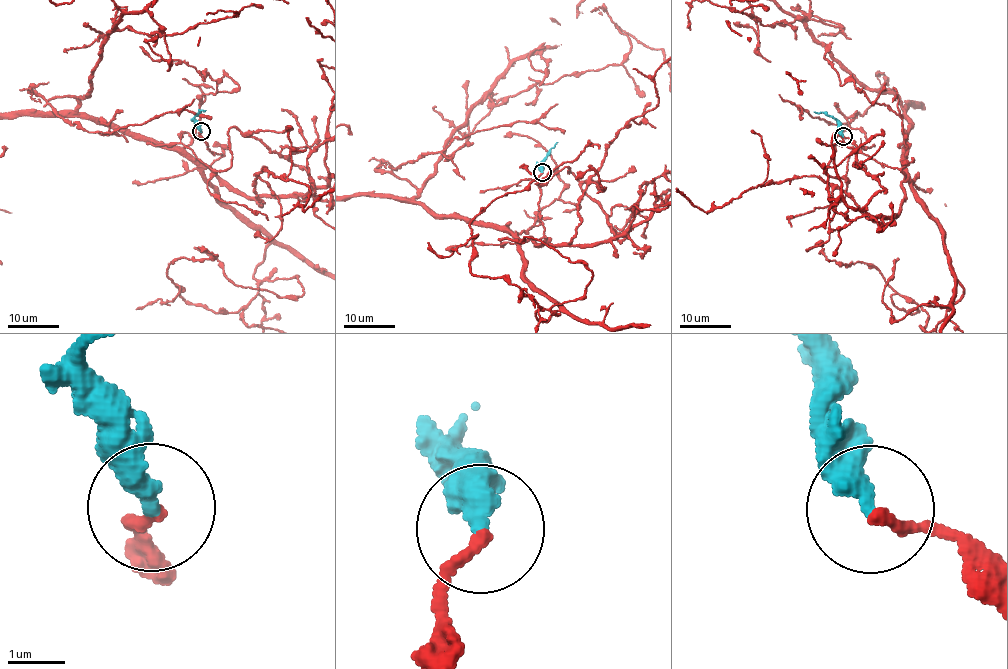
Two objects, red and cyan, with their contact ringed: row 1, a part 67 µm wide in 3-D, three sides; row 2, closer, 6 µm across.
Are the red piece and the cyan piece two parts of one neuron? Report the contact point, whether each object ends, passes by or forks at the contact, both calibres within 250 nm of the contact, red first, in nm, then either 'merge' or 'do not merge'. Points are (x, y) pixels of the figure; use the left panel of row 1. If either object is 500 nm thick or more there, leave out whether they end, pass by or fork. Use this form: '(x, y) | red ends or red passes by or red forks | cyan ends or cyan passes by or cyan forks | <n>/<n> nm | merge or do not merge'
(201, 131) | red ends | cyan ends | 200/400 nm | merge

